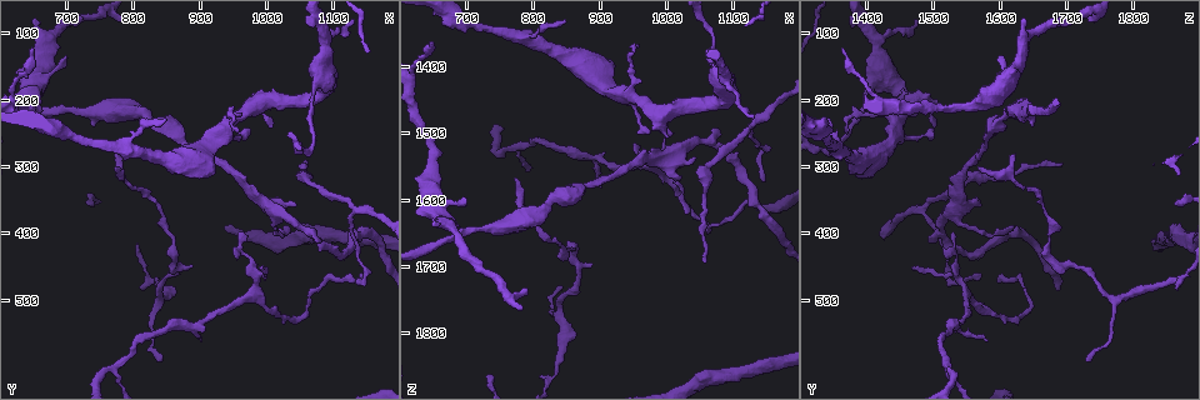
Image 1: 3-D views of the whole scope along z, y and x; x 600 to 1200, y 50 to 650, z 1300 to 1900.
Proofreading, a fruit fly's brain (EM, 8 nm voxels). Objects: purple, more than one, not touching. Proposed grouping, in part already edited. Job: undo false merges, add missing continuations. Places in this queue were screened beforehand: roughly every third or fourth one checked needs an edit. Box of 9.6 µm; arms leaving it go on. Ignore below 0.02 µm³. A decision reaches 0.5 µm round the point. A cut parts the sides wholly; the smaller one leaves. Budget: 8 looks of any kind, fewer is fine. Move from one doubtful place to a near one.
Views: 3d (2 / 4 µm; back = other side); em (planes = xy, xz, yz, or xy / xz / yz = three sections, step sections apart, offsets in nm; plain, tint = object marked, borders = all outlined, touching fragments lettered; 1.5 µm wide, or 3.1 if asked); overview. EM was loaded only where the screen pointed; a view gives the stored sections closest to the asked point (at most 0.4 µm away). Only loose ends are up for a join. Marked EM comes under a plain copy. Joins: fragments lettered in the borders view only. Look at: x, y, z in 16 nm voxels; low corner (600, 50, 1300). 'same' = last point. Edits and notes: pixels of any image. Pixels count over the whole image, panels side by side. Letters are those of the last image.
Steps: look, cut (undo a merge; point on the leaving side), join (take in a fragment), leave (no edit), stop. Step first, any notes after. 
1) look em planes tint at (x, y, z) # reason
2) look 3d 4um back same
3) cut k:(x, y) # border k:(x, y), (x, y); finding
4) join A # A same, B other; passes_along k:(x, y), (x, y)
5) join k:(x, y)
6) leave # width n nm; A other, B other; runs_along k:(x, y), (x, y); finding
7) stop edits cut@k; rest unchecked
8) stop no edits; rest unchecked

look em xz step 8 tint at (840, 500, 1765) # sharp bend

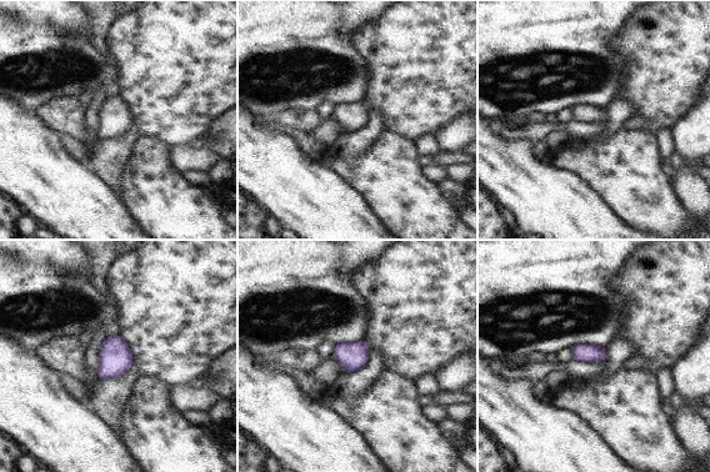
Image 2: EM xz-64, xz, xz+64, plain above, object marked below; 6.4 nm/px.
look em planes tint same # another direction

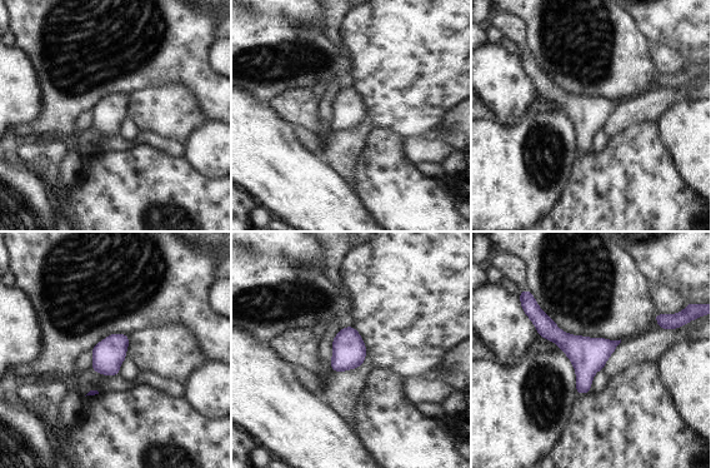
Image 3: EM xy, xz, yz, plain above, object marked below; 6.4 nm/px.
look em planes borders same

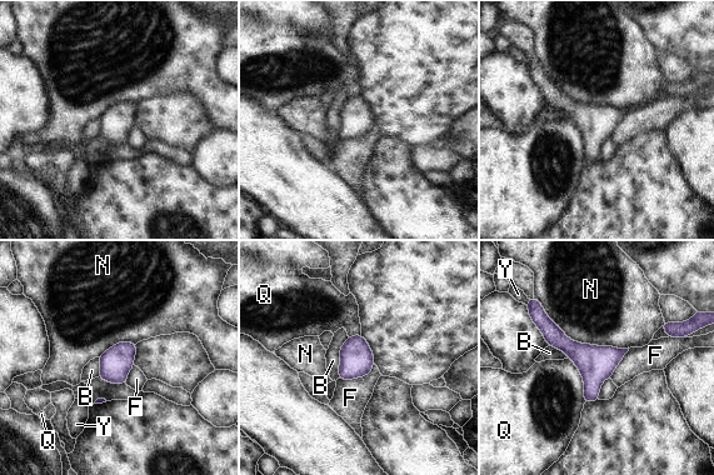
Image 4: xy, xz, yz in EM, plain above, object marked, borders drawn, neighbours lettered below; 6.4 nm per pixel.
leave # B other, F other, N other, Q other, Y other; one neuron here

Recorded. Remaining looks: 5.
look em xy step 8 borders at (1035, 390, 1625) # tapers out

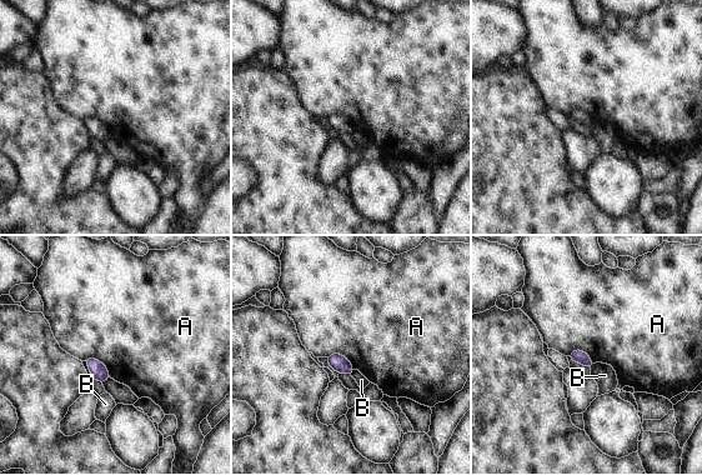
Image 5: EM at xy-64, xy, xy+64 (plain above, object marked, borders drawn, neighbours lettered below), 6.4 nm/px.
look em planes borders same

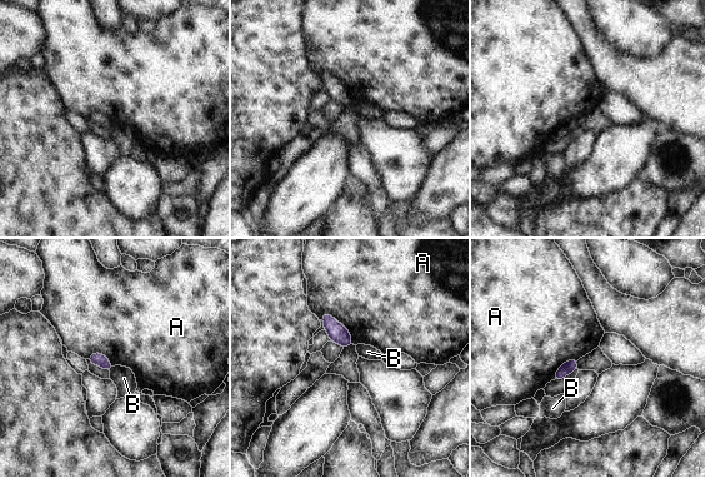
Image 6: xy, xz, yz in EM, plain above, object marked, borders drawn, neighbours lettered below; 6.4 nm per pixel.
leave # A other, B other; none of them fits

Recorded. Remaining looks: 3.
look 3d 4um at (1060, 295, 1690) # thin end

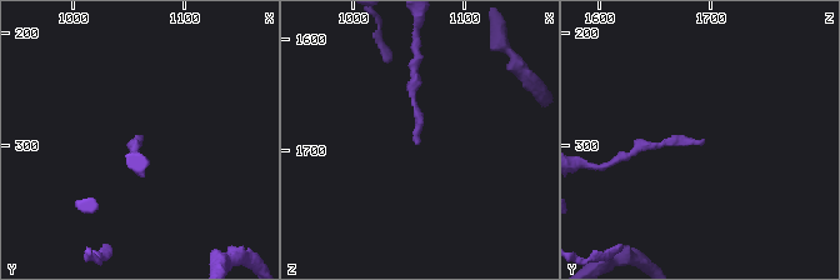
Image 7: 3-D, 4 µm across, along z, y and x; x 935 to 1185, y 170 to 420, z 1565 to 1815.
look em planes borders at (1058, 296, 1696) # need the tissue

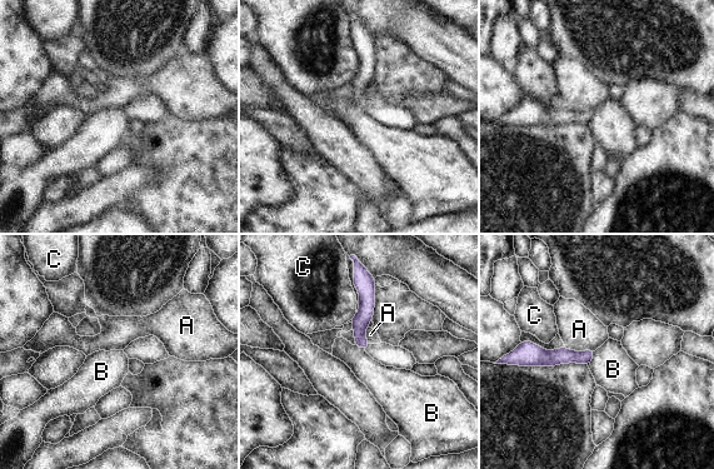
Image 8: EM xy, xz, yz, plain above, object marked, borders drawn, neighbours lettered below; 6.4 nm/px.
leave # width 80 nm; A other, B other, C other; no lettered fragment goes on from it

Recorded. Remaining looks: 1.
stop no edits; rest unchecked

